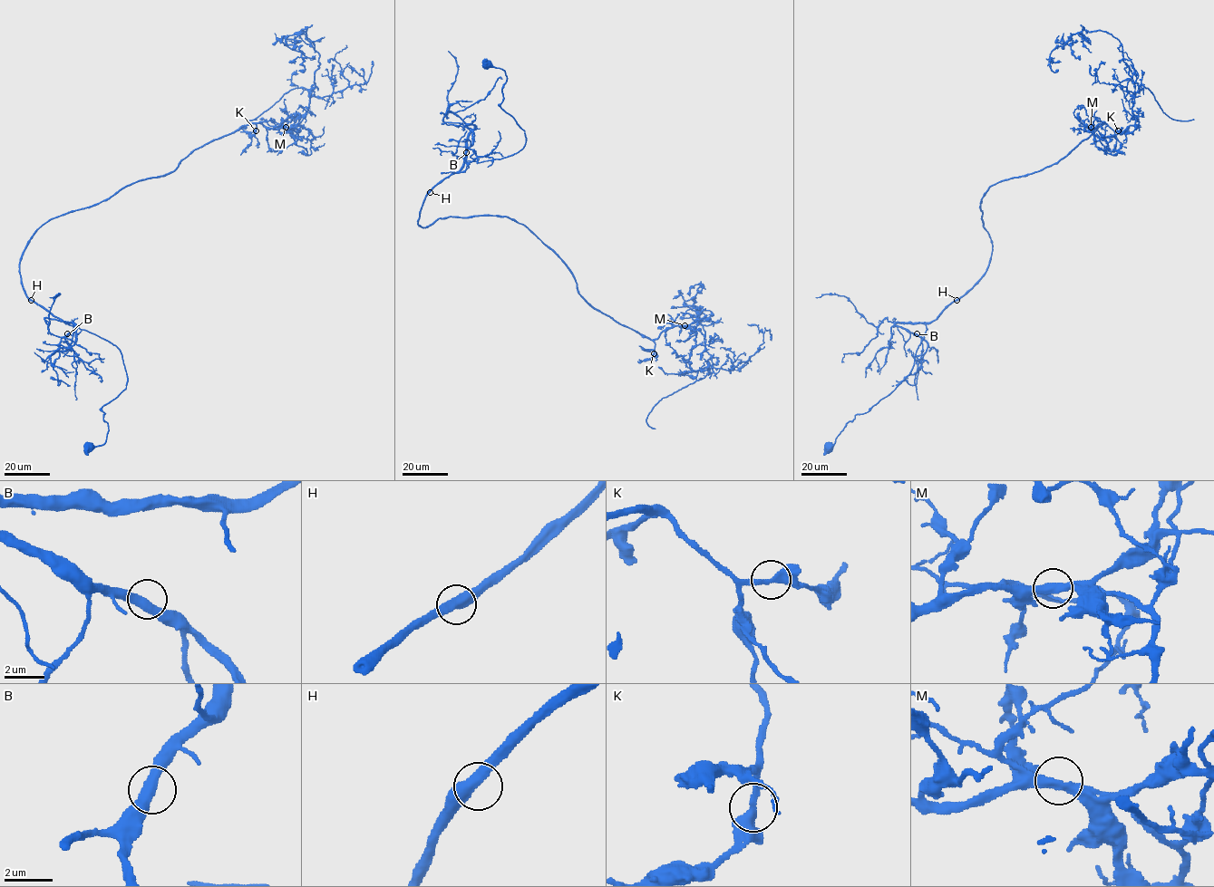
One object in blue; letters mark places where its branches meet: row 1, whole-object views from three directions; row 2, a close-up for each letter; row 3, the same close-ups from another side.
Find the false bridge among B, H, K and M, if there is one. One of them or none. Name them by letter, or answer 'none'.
M

